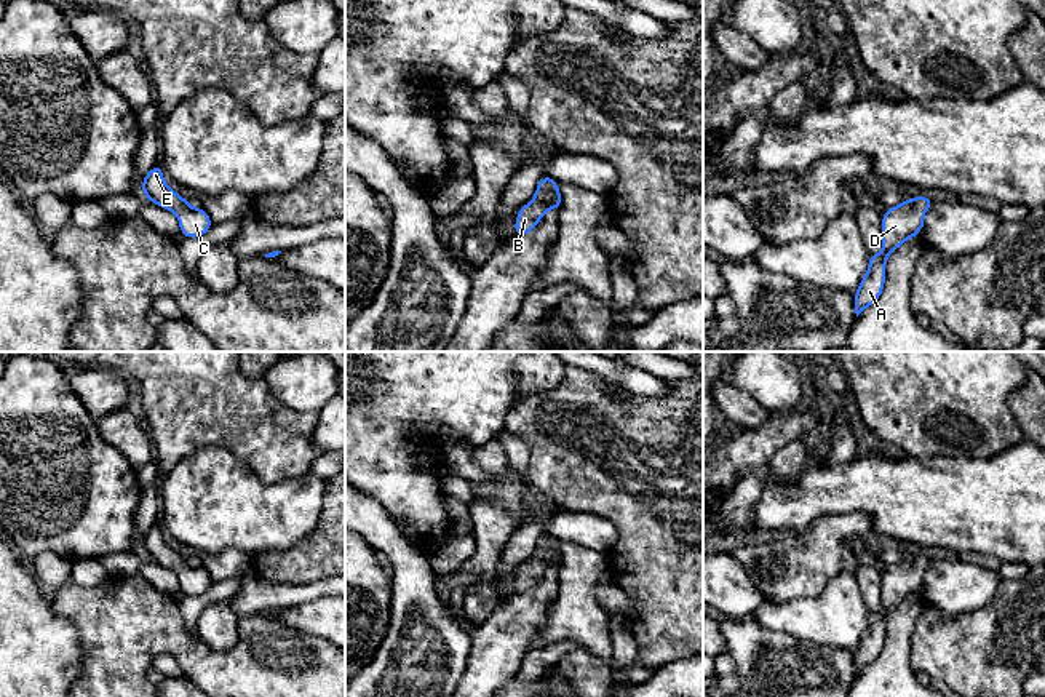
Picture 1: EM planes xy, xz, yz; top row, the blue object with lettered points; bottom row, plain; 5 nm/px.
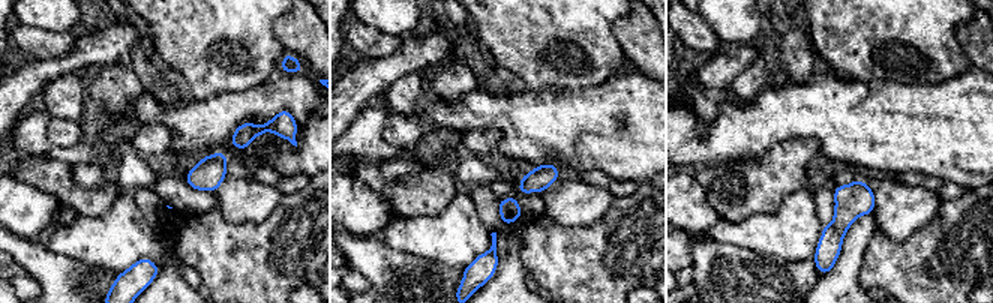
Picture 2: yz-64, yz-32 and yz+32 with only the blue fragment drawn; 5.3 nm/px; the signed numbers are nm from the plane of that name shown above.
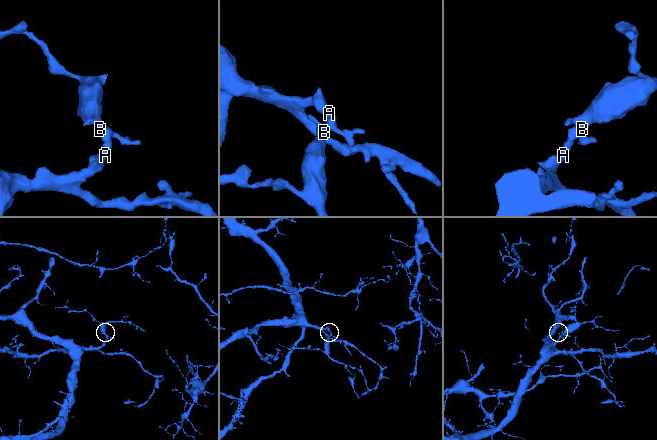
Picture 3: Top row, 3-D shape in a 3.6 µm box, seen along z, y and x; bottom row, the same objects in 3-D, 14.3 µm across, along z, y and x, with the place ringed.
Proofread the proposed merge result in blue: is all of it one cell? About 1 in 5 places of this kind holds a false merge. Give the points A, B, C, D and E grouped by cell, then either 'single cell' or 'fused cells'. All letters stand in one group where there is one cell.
groups A B C D E; single cell

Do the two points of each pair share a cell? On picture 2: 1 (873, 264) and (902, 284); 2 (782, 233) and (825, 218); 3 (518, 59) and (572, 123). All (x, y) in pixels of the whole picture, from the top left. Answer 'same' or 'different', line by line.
1: same
2: different
3: different

